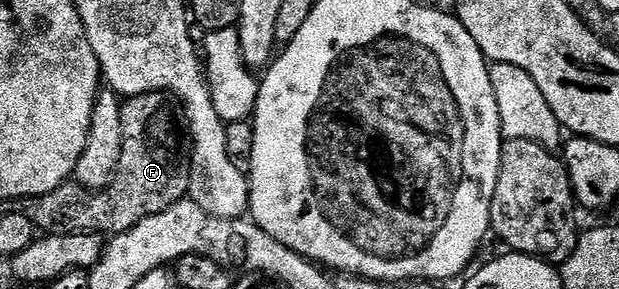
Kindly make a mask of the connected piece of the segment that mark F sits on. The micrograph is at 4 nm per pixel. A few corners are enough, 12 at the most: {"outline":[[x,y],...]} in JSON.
{"outline":[[163,92],[121,106],[117,175],[25,197],[47,236],[112,238],[189,195]]}

